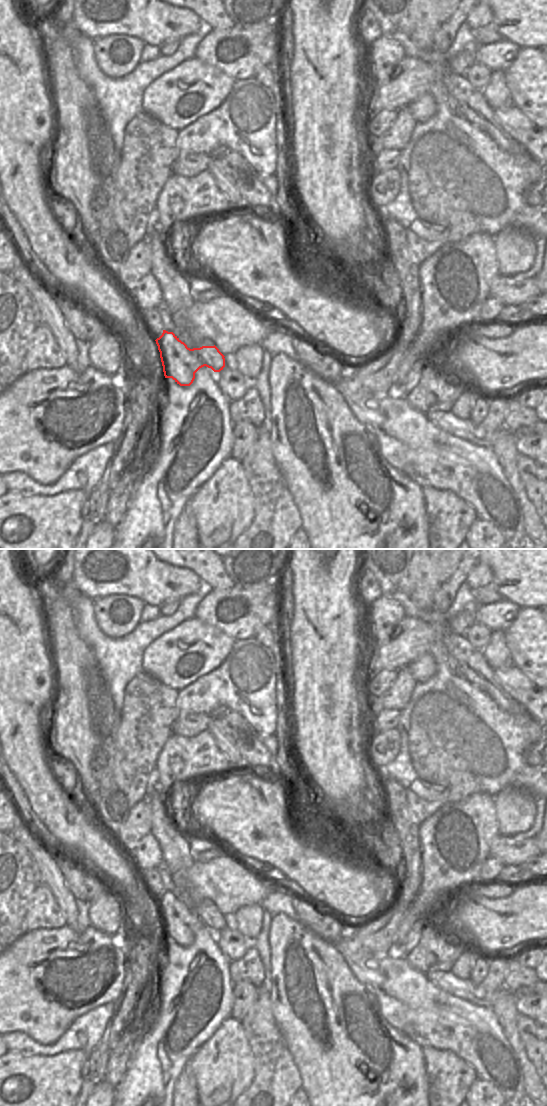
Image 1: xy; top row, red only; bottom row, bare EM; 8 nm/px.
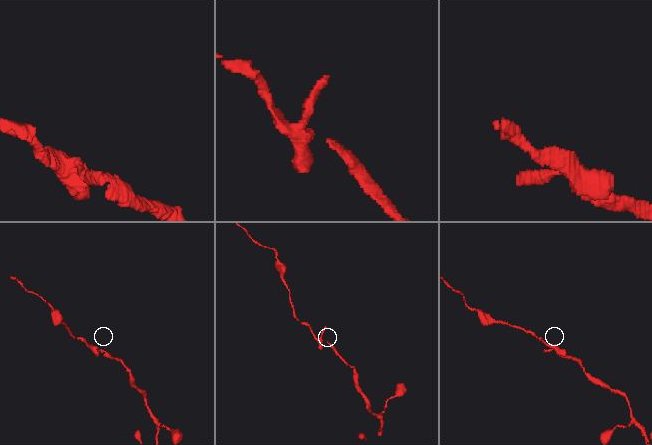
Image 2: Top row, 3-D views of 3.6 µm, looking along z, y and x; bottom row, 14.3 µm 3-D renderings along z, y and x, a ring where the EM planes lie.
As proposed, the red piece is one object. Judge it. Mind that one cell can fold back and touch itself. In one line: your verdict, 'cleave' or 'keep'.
cleave

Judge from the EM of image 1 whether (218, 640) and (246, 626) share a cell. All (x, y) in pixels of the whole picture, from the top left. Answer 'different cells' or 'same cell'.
different cells

